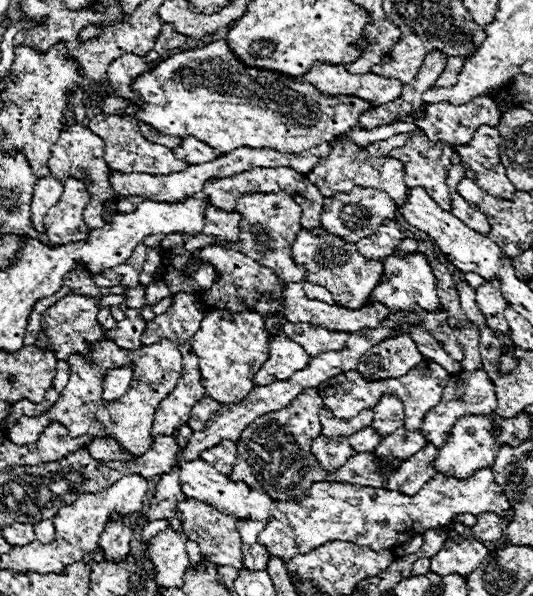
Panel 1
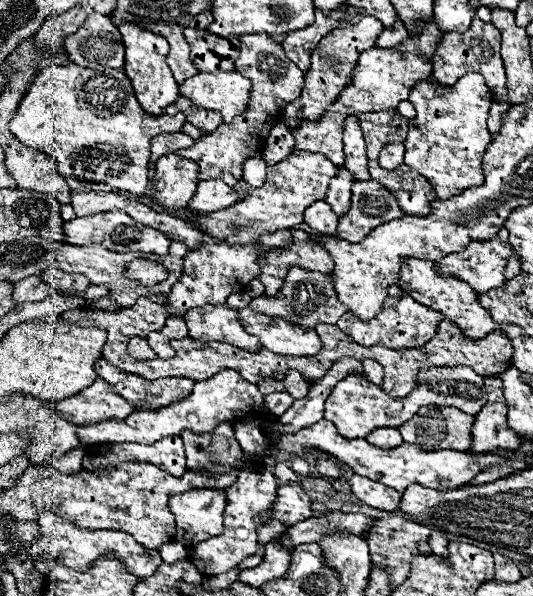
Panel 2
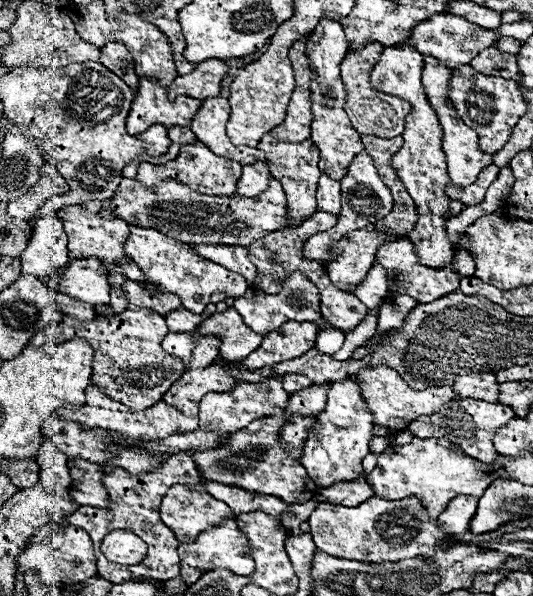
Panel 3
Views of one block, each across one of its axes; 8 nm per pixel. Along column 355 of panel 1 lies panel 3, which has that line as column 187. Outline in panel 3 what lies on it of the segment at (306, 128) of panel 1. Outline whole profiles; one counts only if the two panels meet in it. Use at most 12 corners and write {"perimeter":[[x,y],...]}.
{"perimeter":[[140,78],[128,134],[152,124],[190,126],[202,100]]}

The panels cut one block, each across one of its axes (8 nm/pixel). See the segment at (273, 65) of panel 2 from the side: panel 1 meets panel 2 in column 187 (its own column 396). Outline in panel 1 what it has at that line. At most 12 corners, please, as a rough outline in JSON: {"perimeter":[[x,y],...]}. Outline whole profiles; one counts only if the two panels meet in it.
{"perimeter":[[412,134],[388,156],[408,188],[424,188],[450,212],[446,178],[454,148]]}

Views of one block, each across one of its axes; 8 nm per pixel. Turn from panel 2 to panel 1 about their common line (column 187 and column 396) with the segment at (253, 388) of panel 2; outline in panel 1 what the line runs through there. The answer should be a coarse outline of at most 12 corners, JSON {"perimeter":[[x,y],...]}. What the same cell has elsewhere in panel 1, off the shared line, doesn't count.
{"perimeter":[[382,396],[372,428],[388,436],[404,426],[404,408],[396,396]]}

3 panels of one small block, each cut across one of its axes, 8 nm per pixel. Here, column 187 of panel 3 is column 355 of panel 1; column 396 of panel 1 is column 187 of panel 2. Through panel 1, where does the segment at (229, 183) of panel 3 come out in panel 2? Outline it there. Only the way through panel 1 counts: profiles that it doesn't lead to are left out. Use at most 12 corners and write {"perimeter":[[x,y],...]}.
{"perimeter":[[174,154],[156,162],[150,198],[186,208],[198,186],[196,164]]}

